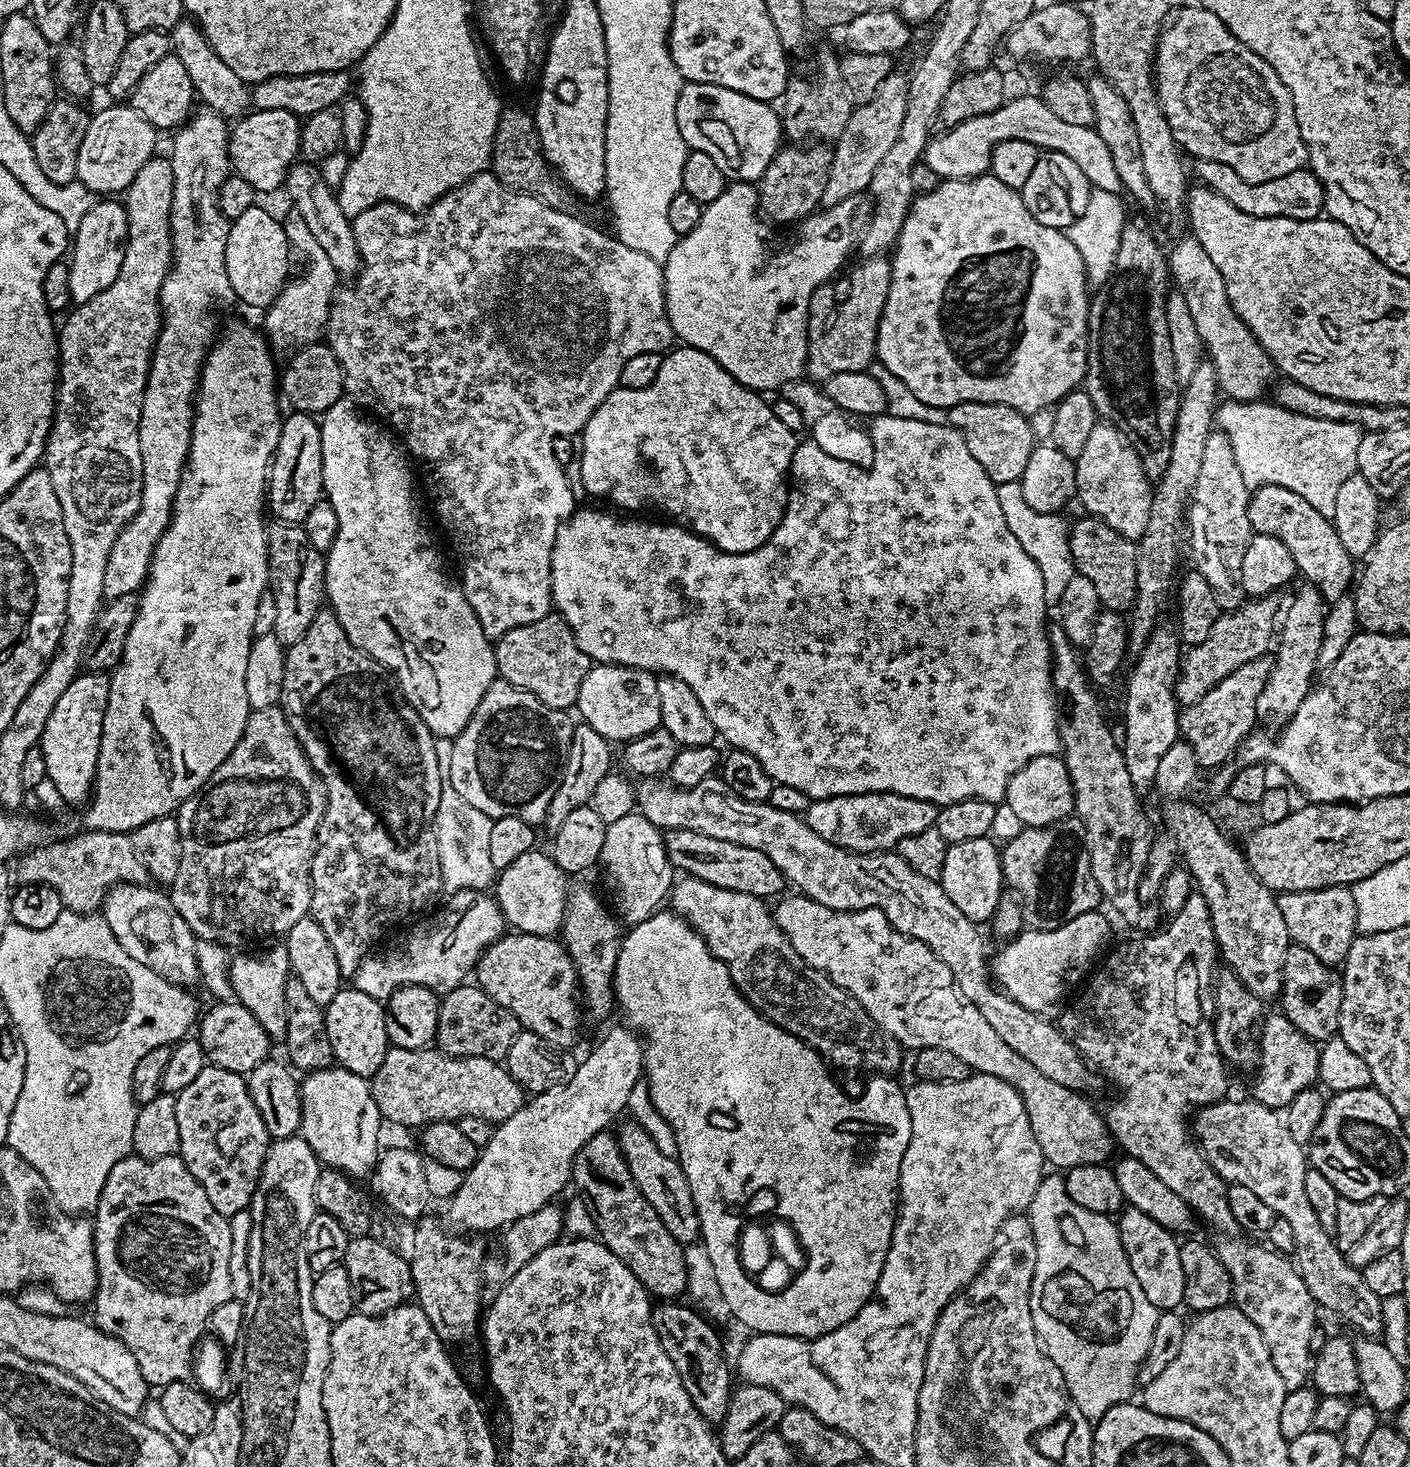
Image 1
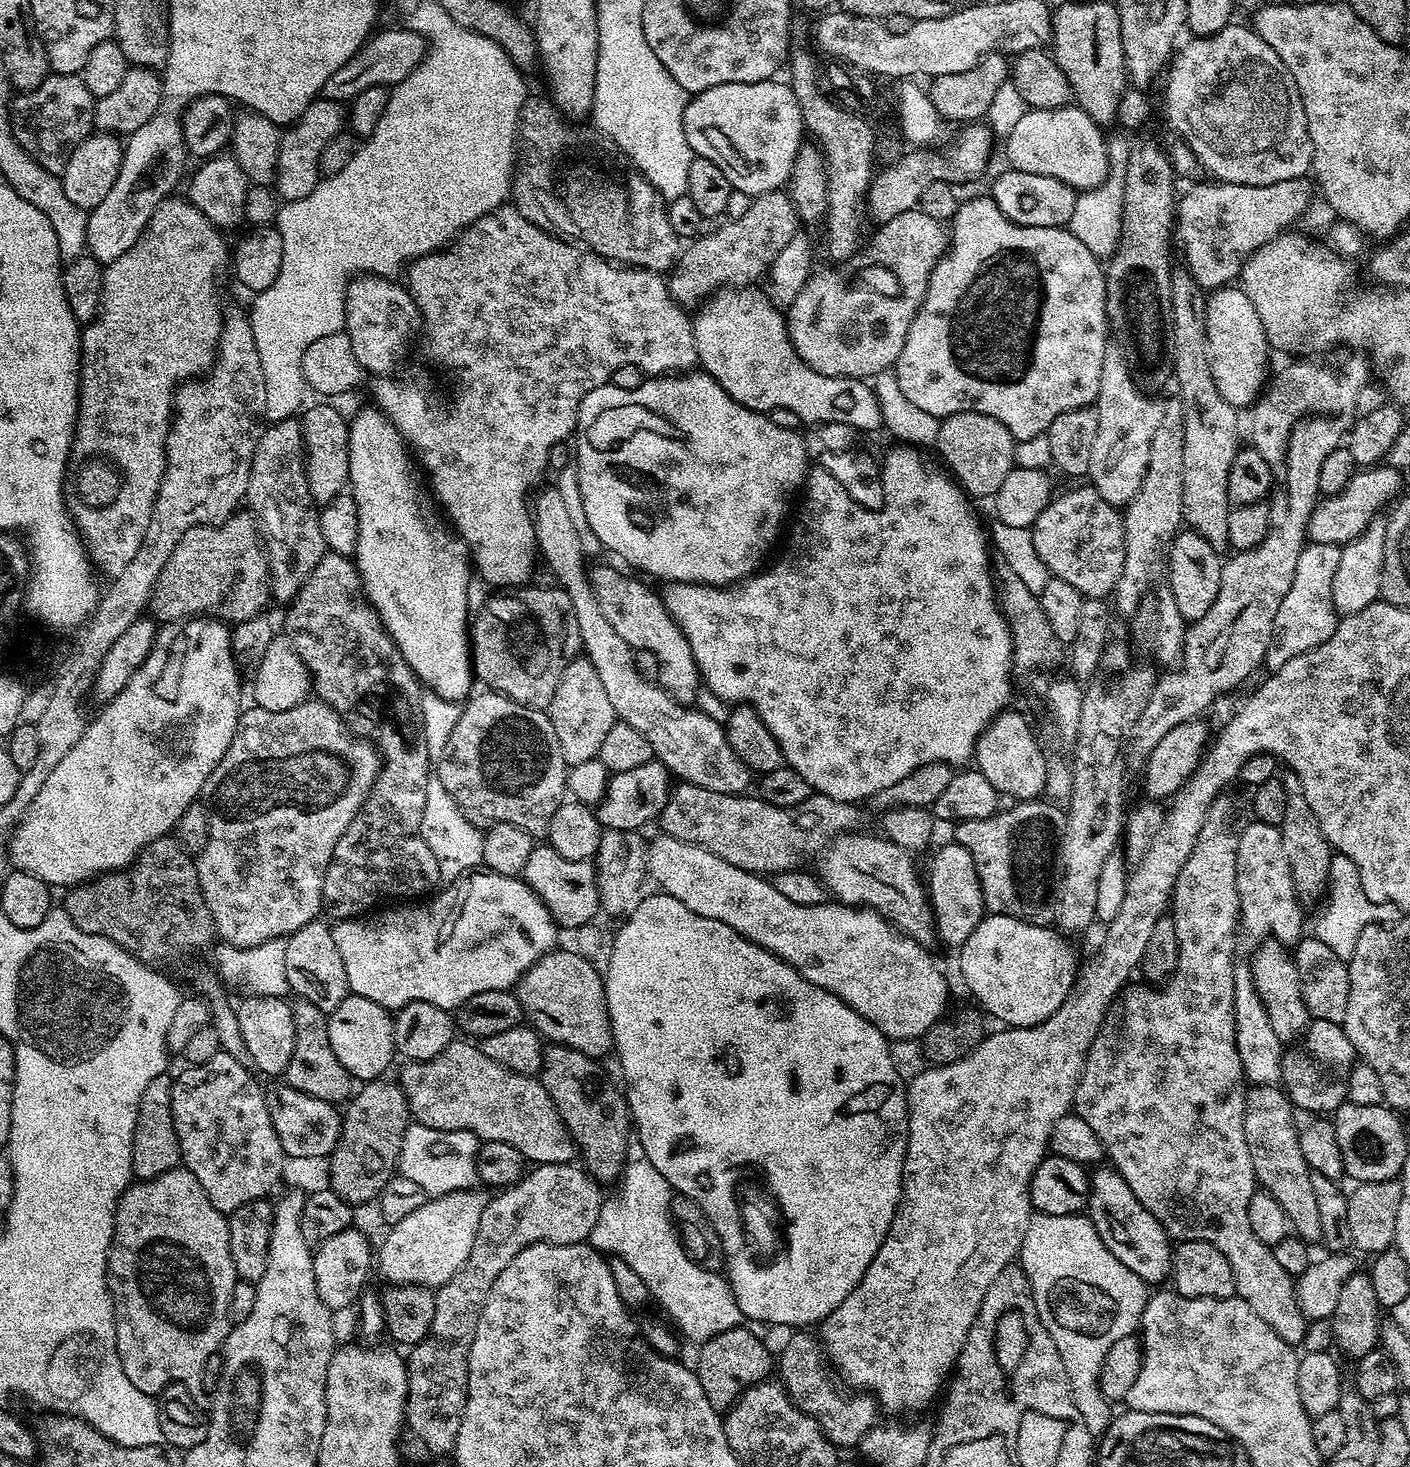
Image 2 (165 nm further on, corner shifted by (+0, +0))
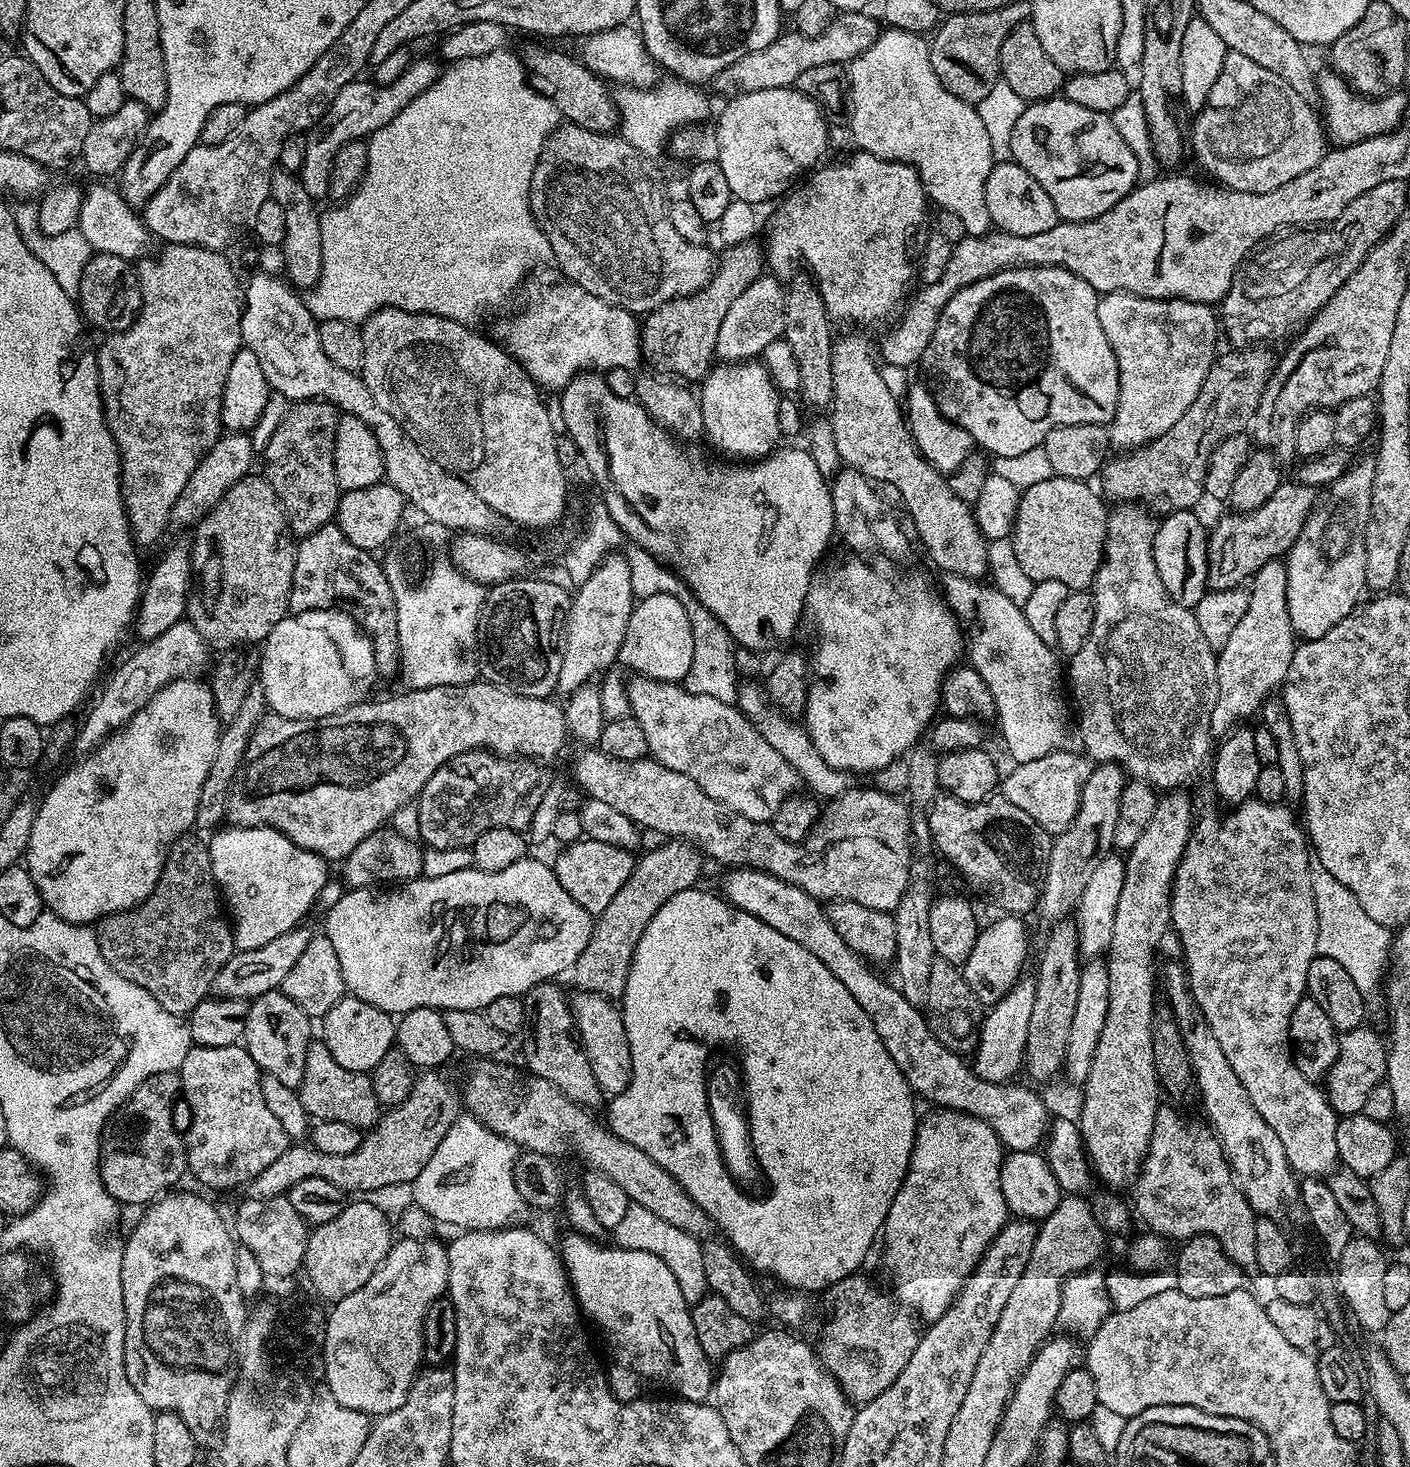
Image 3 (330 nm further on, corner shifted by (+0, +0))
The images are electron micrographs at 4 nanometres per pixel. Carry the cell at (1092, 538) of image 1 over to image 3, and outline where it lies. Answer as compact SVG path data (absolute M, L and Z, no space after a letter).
M1053 475L1021 491L1010 539L1022 570L1030 574L1033 582L1053 580L1070 590L1091 589L1104 560L1110 511L1109 505L1104 505L1105 497L1092 486L1082 480Z

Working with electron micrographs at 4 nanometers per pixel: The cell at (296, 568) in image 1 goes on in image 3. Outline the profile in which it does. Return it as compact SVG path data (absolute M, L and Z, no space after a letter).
M327 400L293 403L263 450L262 475L280 500L293 537L314 534L336 519L342 489L334 474L334 434L340 417Z

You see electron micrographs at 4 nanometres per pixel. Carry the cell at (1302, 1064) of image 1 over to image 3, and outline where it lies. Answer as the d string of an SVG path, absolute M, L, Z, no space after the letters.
M1361 1026L1340 1036L1340 1049L1334 1066L1330 1066L1322 1087L1327 1095L1328 1104L1335 1110L1337 1117L1361 1115L1366 1106L1366 1098L1374 1086L1385 1083L1388 1074L1388 1048L1386 1040L1369 1026Z

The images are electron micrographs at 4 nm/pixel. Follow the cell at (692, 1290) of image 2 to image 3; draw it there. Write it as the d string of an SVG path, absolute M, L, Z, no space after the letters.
M629 1205L626 1216L618 1222L618 1226L612 1230L612 1236L615 1236L615 1243L626 1249L646 1250L658 1258L662 1258L666 1266L670 1267L670 1272L678 1281L678 1286L682 1289L683 1297L689 1304L696 1303L707 1293L707 1284L705 1282L705 1270L703 1269L702 1254L704 1253L701 1241L684 1230L665 1222L652 1214L645 1207Z

